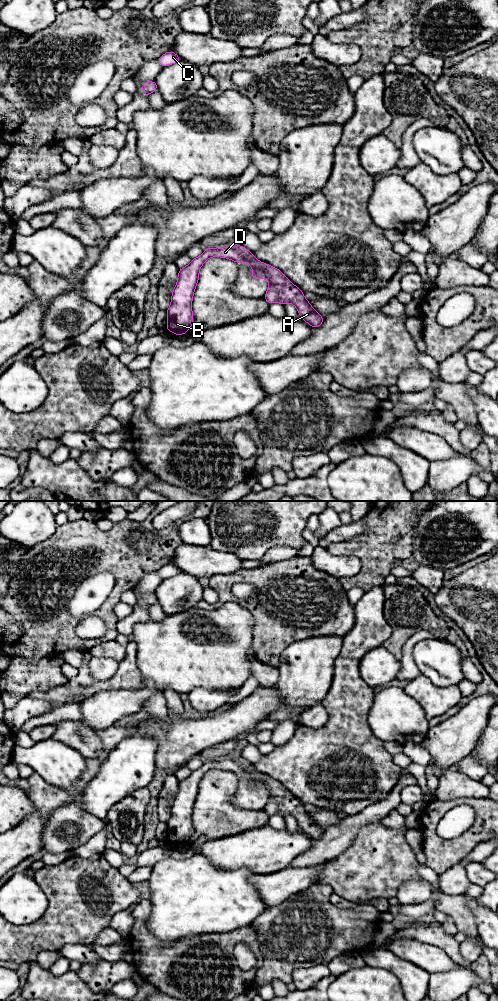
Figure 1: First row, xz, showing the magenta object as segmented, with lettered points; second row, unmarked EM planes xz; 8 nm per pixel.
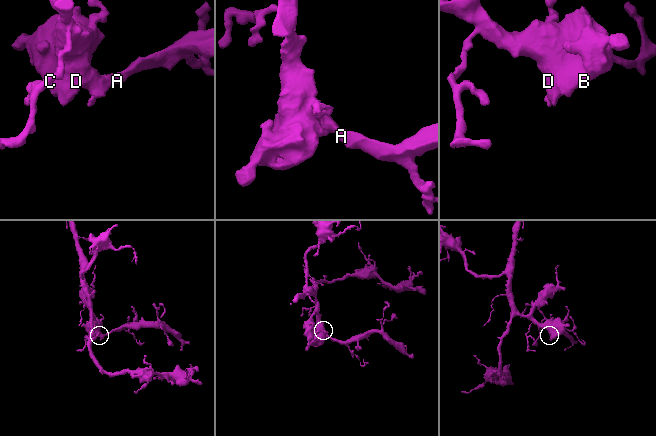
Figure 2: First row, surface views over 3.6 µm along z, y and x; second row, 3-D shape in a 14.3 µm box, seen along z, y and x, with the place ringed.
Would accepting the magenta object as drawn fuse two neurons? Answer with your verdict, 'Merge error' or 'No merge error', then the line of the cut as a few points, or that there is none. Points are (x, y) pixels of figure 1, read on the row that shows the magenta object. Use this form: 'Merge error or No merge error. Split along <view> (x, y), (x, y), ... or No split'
Merge error. Split along xz (233, 247), (244, 256), (251, 252)

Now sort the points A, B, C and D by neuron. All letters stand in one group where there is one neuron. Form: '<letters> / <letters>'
A / B C D

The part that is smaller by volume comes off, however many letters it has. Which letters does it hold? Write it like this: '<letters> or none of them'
A

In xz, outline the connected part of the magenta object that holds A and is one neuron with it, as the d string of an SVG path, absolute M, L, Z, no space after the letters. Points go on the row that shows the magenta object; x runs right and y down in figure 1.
M267 264L262 269L266 272L269 283L268 290L263 297L264 300L268 304L293 304L306 323L312 328L319 328L325 319L311 306L310 302L304 297L304 292L294 285L278 268Z

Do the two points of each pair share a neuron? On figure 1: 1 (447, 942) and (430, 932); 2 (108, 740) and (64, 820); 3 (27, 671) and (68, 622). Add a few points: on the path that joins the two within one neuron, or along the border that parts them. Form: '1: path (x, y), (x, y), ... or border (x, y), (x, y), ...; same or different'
1: path (443, 940), (434, 935); same
2: border (73, 801), (59, 806), (52, 813); different
3: border (56, 654), (41, 657); different

